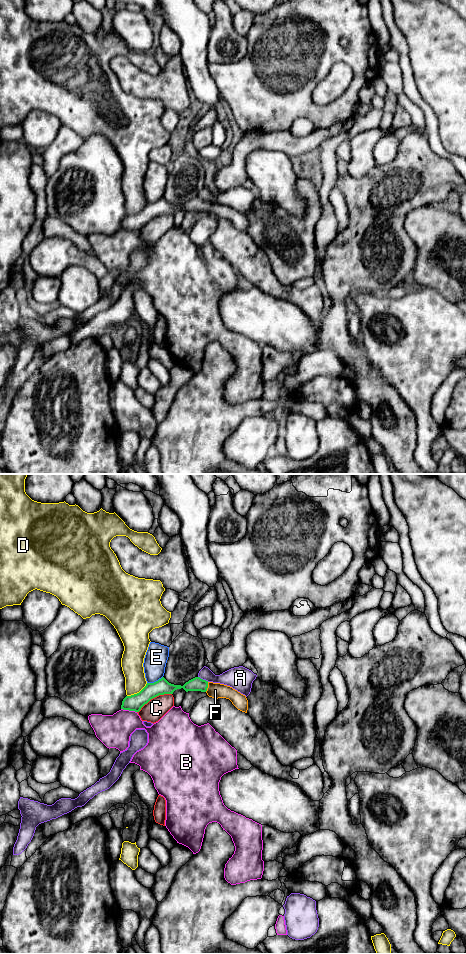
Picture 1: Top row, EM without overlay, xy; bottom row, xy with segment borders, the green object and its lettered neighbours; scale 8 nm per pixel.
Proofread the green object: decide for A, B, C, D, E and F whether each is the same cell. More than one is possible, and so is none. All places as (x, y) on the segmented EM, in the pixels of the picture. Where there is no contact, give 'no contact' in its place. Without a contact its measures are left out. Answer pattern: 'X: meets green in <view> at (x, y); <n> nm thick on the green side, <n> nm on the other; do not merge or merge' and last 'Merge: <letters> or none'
A: meets green in xy at (202, 679); 110 nm thick on the green side, 150 nm on the other; do not merge
B: meets green in xy at (129, 710); 130 nm thick on the green side, 260 nm on the other; do not merge
C: meets green in xy at (154, 697); 130 nm thick on the green side, 170 nm on the other; do not merge
D: meets green in xy at (137, 693); 130 nm thick on the green side, 180 nm on the other; do not merge
E: meets green in xy at (154, 682); 130 nm thick on the green side, 180 nm on the other; do not merge
F: meets green in xy at (207, 687); 110 nm thick on the green side, 130 nm on the other; merge
Merge: F

